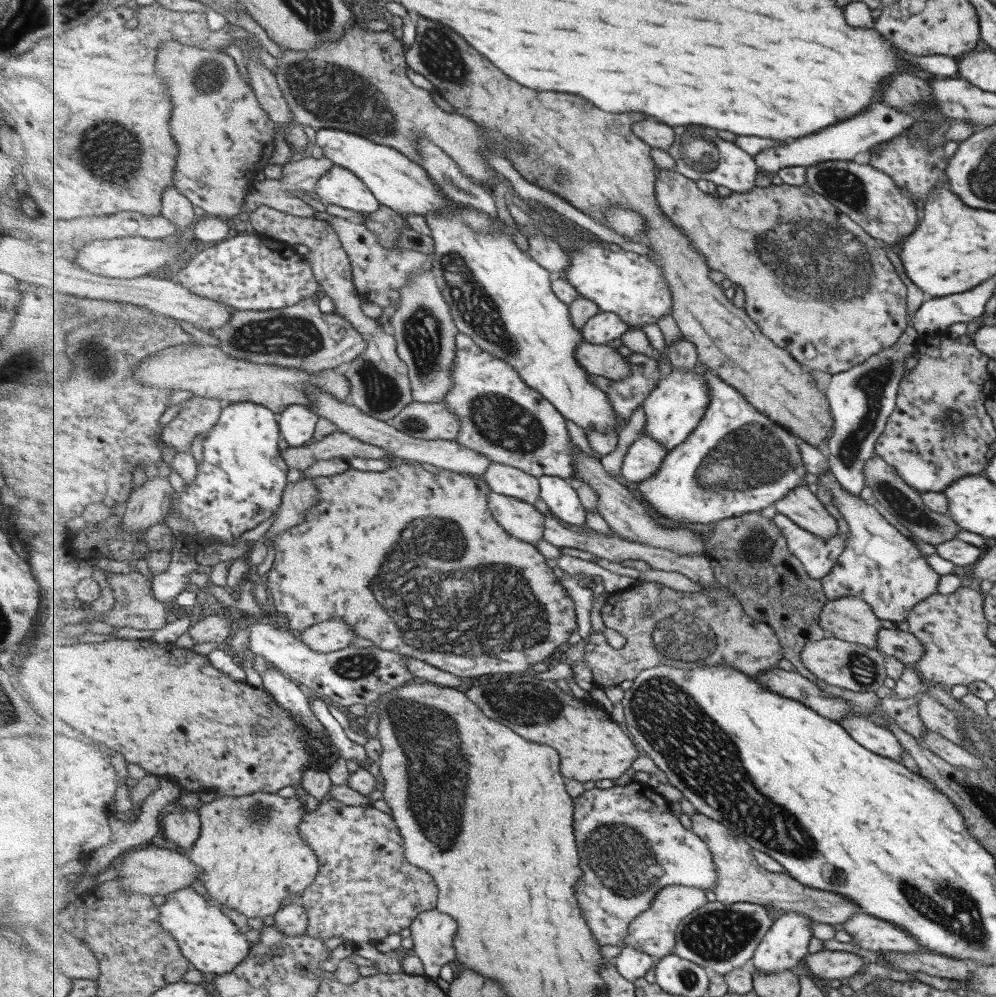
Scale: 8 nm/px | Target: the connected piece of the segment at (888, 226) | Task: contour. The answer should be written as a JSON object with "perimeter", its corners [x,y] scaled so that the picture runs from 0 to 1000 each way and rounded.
{"perimeter":[[[849,160],[824,161],[809,170],[809,183],[816,193],[822,194],[842,212],[849,214],[886,246],[907,241],[920,228],[921,213],[917,203],[911,199],[911,195],[905,196],[904,189],[893,177],[872,164]]]}

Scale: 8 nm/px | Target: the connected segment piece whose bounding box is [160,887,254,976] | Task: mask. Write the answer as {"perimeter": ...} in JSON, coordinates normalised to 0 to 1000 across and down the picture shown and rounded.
{"perimeter":[[[193,890],[171,895],[161,909],[161,924],[179,945],[183,957],[192,965],[194,971],[204,976],[218,978],[235,975],[251,960],[254,949],[246,936],[232,925],[220,912],[220,908],[206,903]]]}

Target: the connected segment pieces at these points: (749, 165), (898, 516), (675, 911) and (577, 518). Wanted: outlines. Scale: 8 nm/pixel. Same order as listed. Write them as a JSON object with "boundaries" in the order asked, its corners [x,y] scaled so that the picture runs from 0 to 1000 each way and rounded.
{"boundaries":[[[[690,125],[675,127],[678,130],[678,142],[670,150],[678,160],[678,171],[694,181],[715,181],[722,187],[728,187],[736,193],[752,193],[758,189],[760,181],[760,162],[754,153],[746,150],[737,141],[722,138],[720,130],[704,125]]],[[[877,455],[867,464],[865,477],[868,487],[874,490],[877,499],[923,543],[939,547],[958,541],[958,538],[965,533],[950,515],[941,515],[930,511],[925,503],[924,495],[910,487],[899,474],[899,471],[885,461],[883,456]]],[[[686,888],[665,891],[656,902],[655,908],[634,925],[632,939],[628,941],[628,950],[634,949],[636,952],[646,954],[660,964],[673,959],[678,954],[681,929],[686,922],[696,918],[710,906],[710,899],[706,892]]],[[[543,477],[541,483],[542,501],[559,520],[578,529],[589,527],[590,514],[571,481],[561,477]]]]}

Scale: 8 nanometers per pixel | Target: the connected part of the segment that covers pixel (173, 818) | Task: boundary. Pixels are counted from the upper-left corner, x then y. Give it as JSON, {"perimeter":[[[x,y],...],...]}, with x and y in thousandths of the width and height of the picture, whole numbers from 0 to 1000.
{"perimeter":[[[181,810],[181,813],[176,812],[165,818],[163,824],[166,839],[188,855],[201,840],[203,822],[199,813],[192,814],[187,810]]]}

